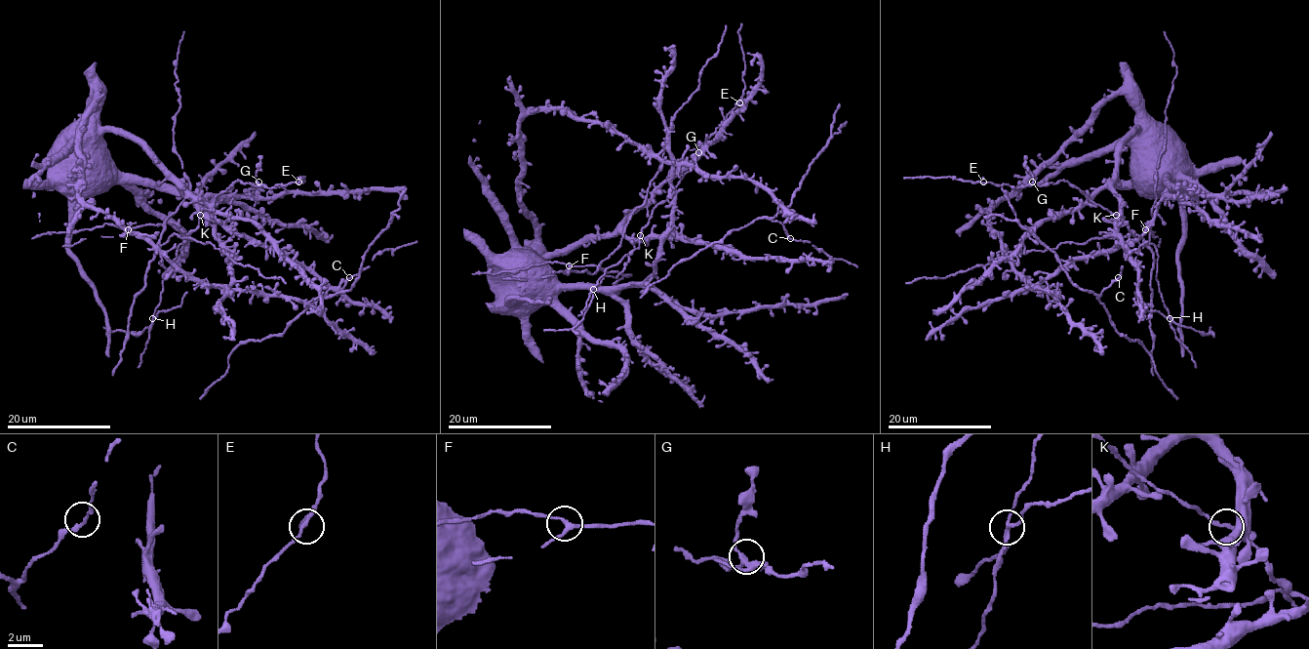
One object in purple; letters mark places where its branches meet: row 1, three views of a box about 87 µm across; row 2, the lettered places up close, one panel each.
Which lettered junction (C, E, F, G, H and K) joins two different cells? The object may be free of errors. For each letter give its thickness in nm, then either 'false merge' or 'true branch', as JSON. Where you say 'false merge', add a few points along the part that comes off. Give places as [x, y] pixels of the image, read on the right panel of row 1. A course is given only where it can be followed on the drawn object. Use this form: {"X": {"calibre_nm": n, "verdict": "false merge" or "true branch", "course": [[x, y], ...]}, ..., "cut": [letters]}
{"C": {"calibre_nm": 180, "verdict": "true branch"}, "E": {"calibre_nm": 160, "verdict": "true branch"}, "F": {"calibre_nm": 200, "verdict": "true branch"}, "G": {"calibre_nm": 240, "verdict": "true branch"}, "H": {"calibre_nm": 180, "verdict": "false merge", "course": [[1169, 317], [1207, 335], [1210, 331], [1209, 327]]}, "K": {"calibre_nm": 160, "verdict": "true branch"}, "cut": ["H"]}

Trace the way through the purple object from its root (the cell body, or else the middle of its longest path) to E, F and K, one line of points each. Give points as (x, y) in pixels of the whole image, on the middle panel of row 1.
E: (521, 255), (565, 255), (585, 242), (611, 237), (643, 207), (650, 218), (739, 102)
F: (521, 255), (530, 253), (561, 284), (623, 288), (628, 282), (627, 276), (605, 272), (596, 265), (569, 265)
K: (521, 255), (565, 255), (587, 239), (618, 233), (640, 235)

